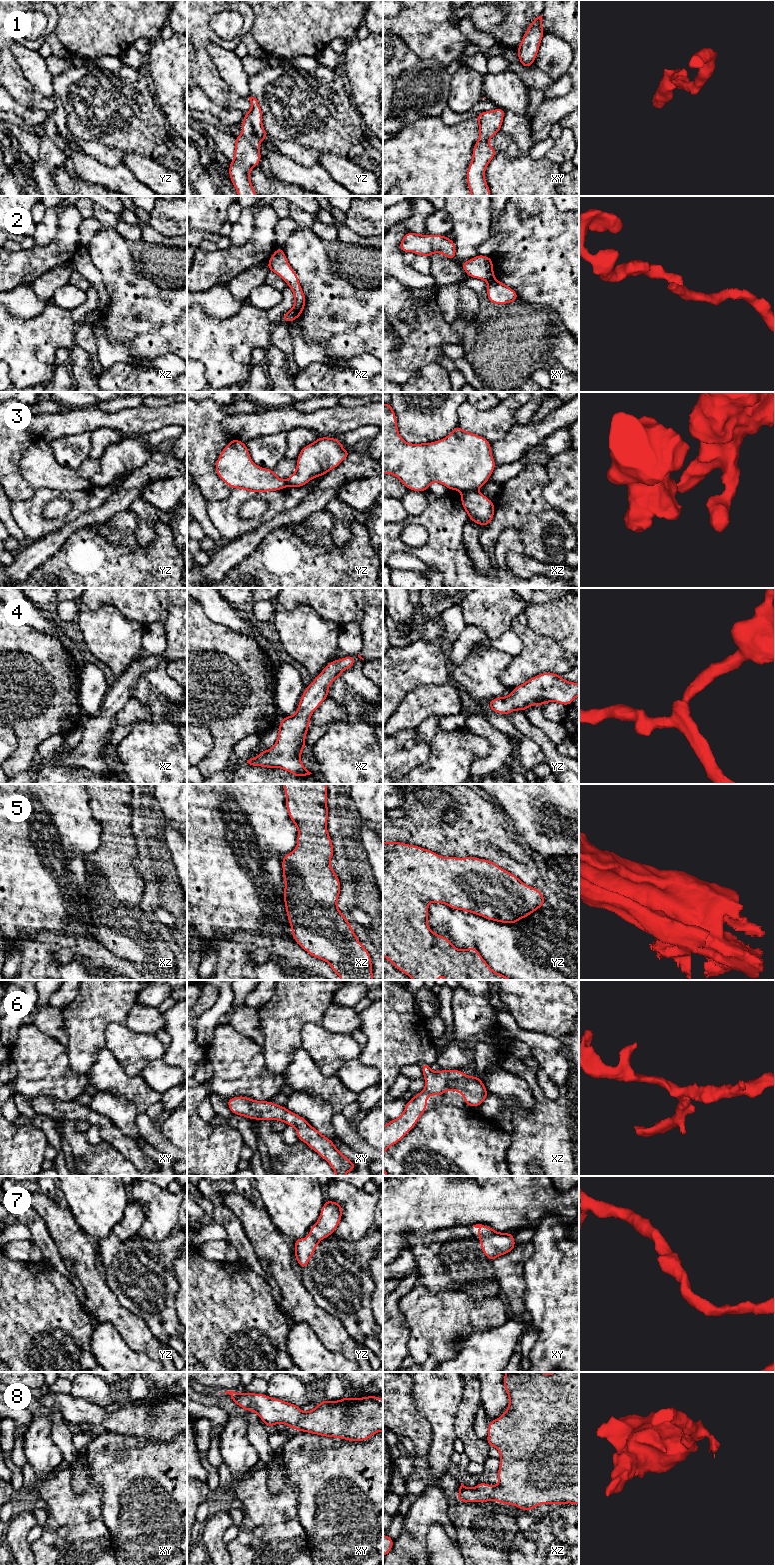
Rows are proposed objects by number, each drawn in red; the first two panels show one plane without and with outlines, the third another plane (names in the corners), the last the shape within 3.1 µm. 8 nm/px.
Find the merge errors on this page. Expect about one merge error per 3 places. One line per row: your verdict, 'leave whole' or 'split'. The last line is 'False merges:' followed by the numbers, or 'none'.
1: leave whole
2: split
3: split
4: leave whole
5: leave whole
6: leave whole
7: leave whole
8: leave whole
False merges: 2, 3

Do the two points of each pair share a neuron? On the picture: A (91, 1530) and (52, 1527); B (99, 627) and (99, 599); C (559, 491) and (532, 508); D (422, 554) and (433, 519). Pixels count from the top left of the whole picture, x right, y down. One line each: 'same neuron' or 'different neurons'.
A: same neuron
B: different neurons
C: different neurons
D: same neuron

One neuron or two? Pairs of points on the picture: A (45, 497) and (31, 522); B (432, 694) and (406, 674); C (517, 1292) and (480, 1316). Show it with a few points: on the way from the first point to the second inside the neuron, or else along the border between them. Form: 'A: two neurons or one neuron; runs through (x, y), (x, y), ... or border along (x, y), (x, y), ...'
A: one neuron; runs through (39, 503), (31, 511), (31, 516)
B: two neurons; border along (444, 683), (421, 684), (411, 689), (402, 699)
C: two neurons; border along (504, 1299), (511, 1316)

